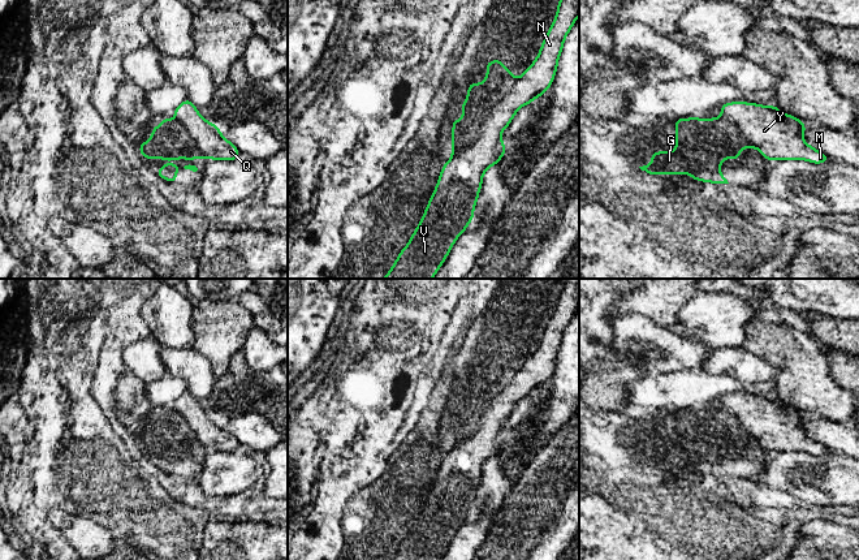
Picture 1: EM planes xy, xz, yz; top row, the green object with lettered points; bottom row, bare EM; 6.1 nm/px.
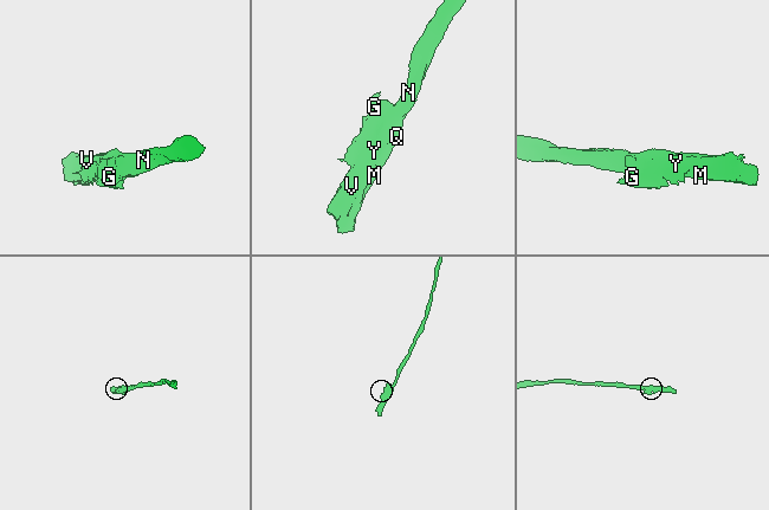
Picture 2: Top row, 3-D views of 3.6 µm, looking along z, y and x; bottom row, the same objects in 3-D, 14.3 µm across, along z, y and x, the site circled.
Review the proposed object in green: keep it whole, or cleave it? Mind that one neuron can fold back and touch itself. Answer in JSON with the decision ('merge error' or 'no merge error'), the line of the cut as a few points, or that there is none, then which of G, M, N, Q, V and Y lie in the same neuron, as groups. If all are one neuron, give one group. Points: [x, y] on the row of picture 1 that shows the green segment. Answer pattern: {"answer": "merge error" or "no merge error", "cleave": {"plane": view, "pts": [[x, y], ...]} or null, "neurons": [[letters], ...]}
{"answer": "merge error", "cleave": {"plane": "xz", "pts": [[517, 78], [483, 121], [479, 136], [452, 156]]}, "neurons": [["G"], ["M", "N", "Q", "V", "Y"]]}

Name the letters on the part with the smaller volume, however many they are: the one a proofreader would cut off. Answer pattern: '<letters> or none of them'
G

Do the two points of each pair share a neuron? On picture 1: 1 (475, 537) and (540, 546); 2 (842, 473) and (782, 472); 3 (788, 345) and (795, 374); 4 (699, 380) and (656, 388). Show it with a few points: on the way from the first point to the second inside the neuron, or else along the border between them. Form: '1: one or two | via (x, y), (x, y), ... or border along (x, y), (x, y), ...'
1: two | border along (492, 517), (490, 530), (479, 546)
2: one | via (828, 479), (814, 479), (797, 472)
3: one | via (791, 352), (795, 356), (795, 367)
4: one | via (689, 388), (667, 388)

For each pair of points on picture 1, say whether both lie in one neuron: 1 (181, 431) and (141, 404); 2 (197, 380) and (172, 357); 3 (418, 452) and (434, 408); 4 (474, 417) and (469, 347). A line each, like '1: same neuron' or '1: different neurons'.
1: different neurons
2: same neuron
3: same neuron
4: different neurons

